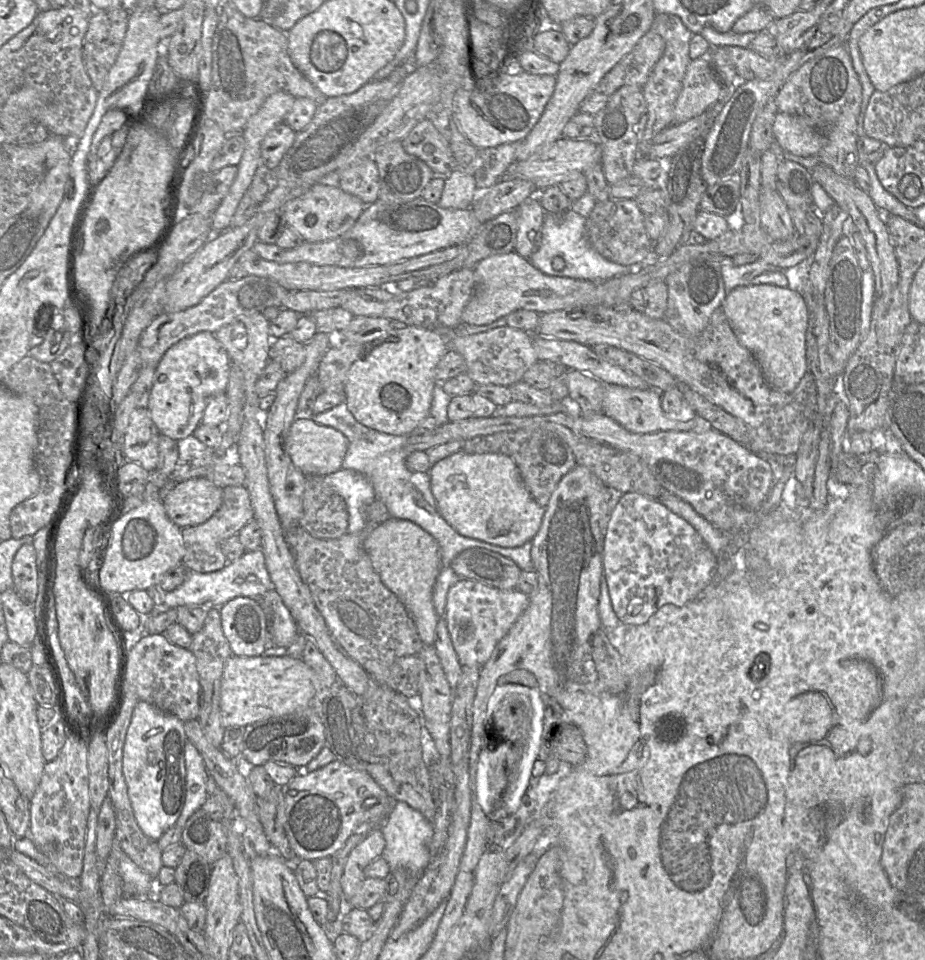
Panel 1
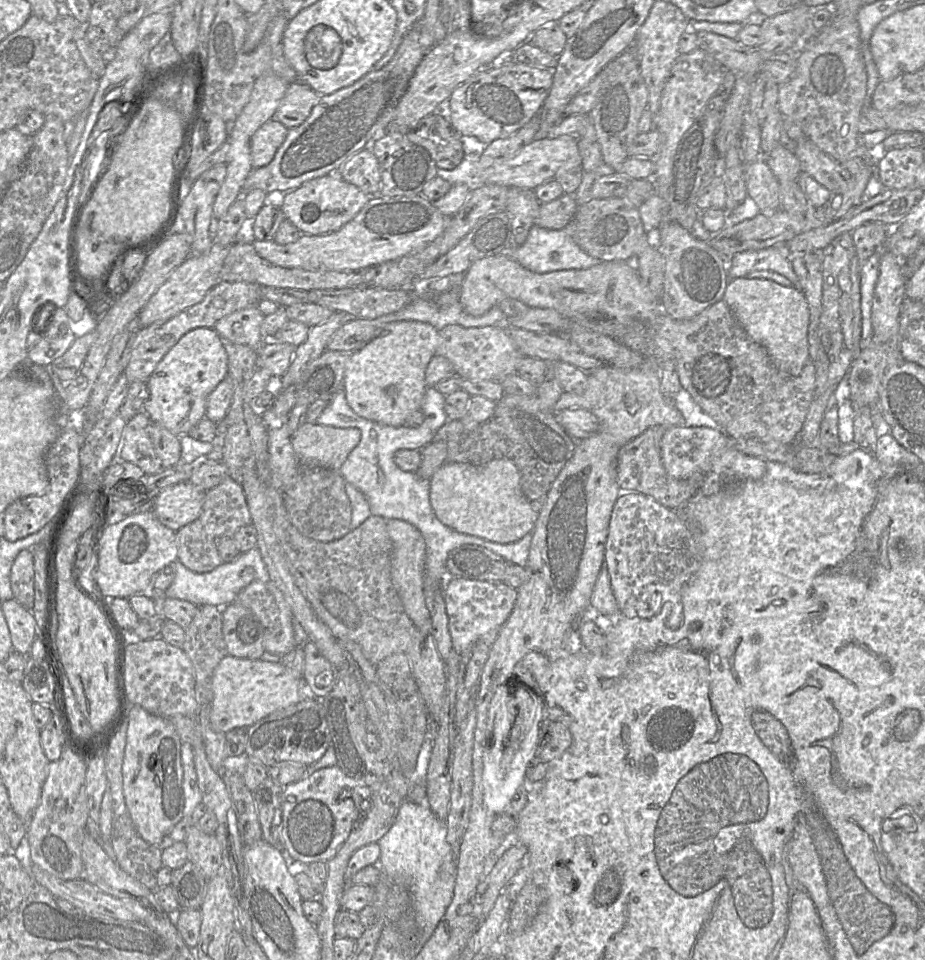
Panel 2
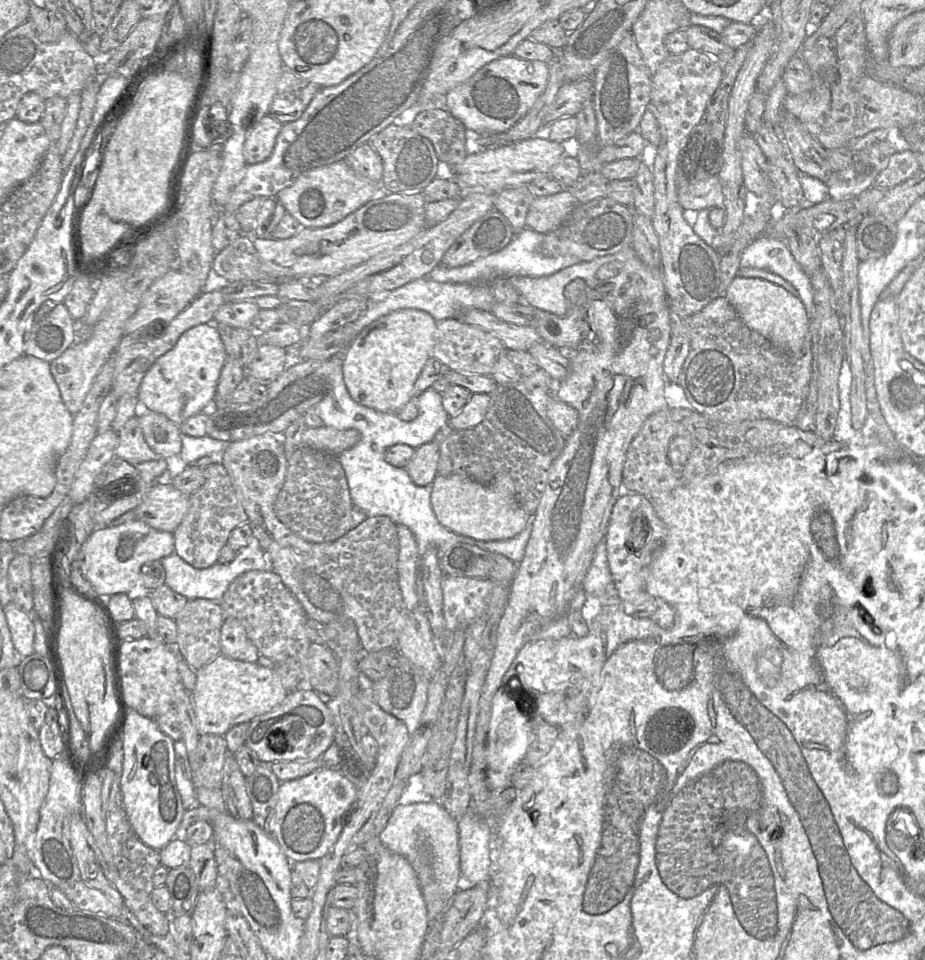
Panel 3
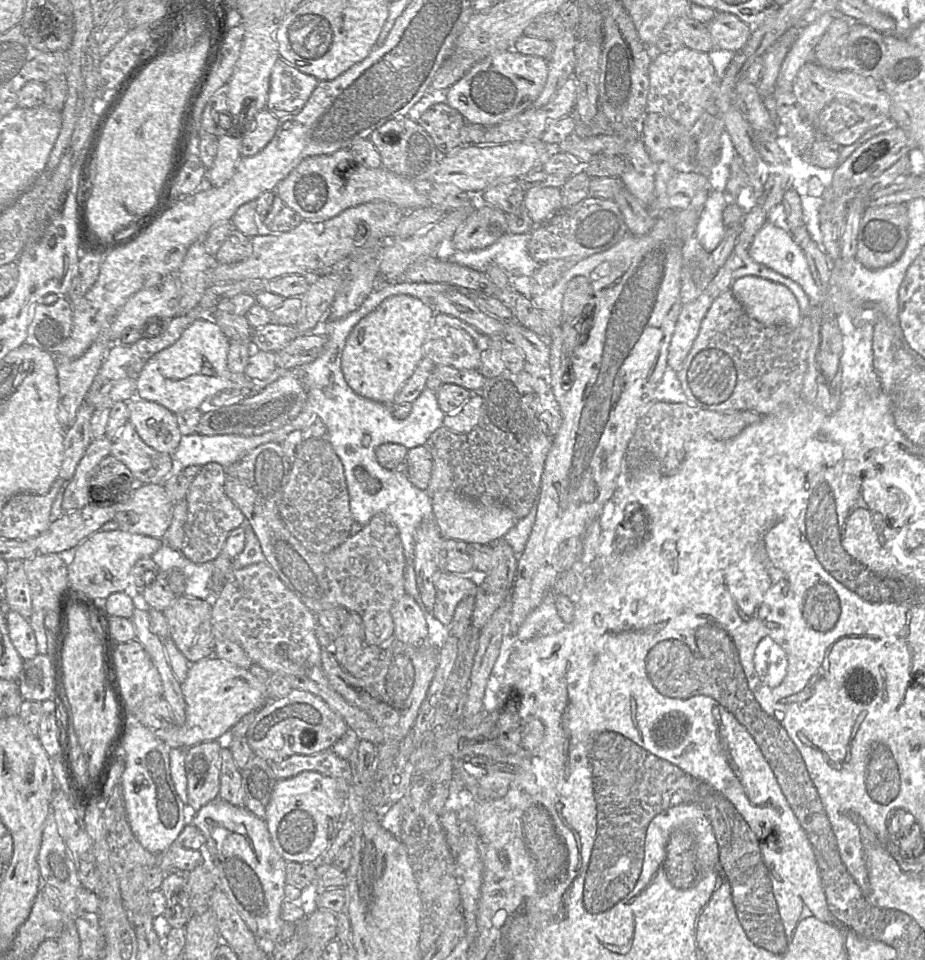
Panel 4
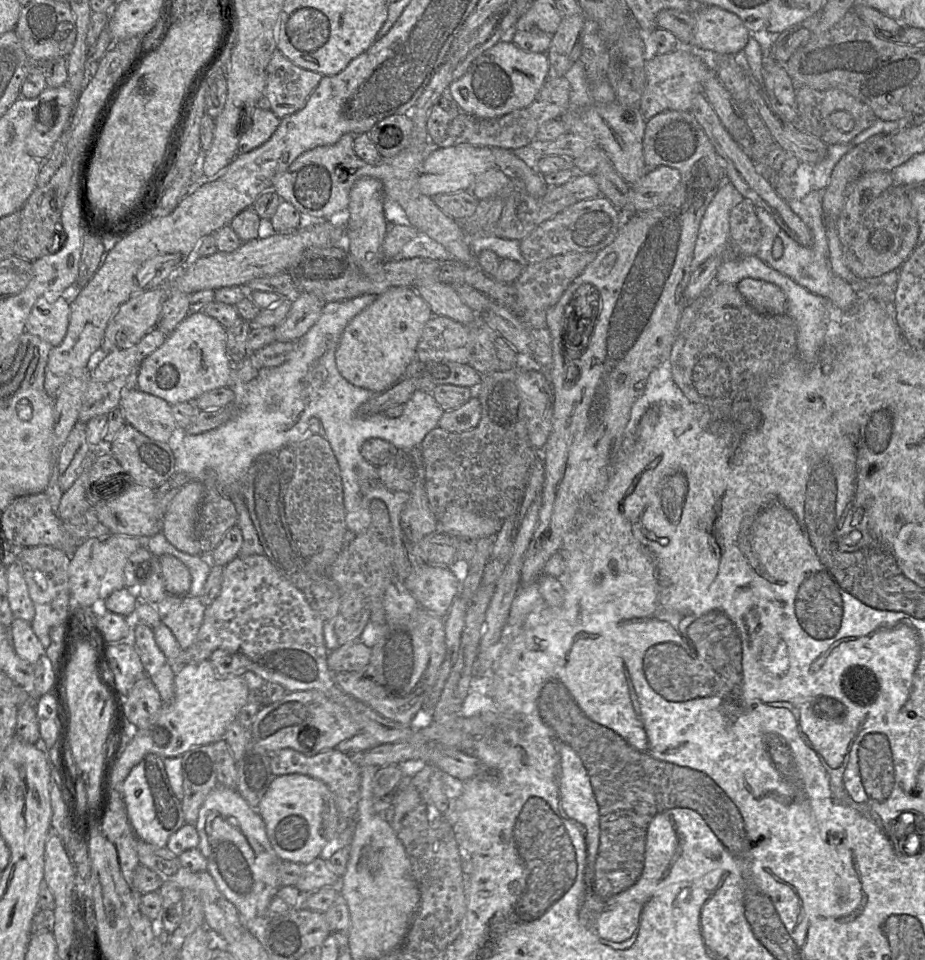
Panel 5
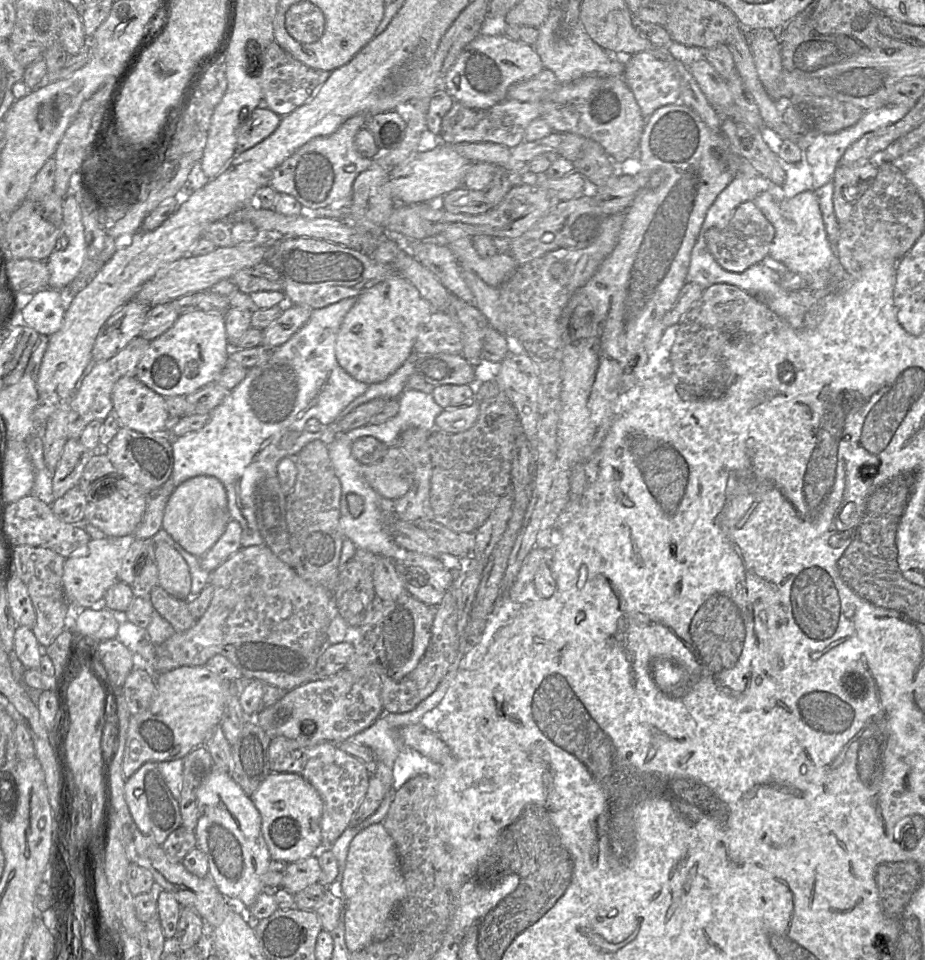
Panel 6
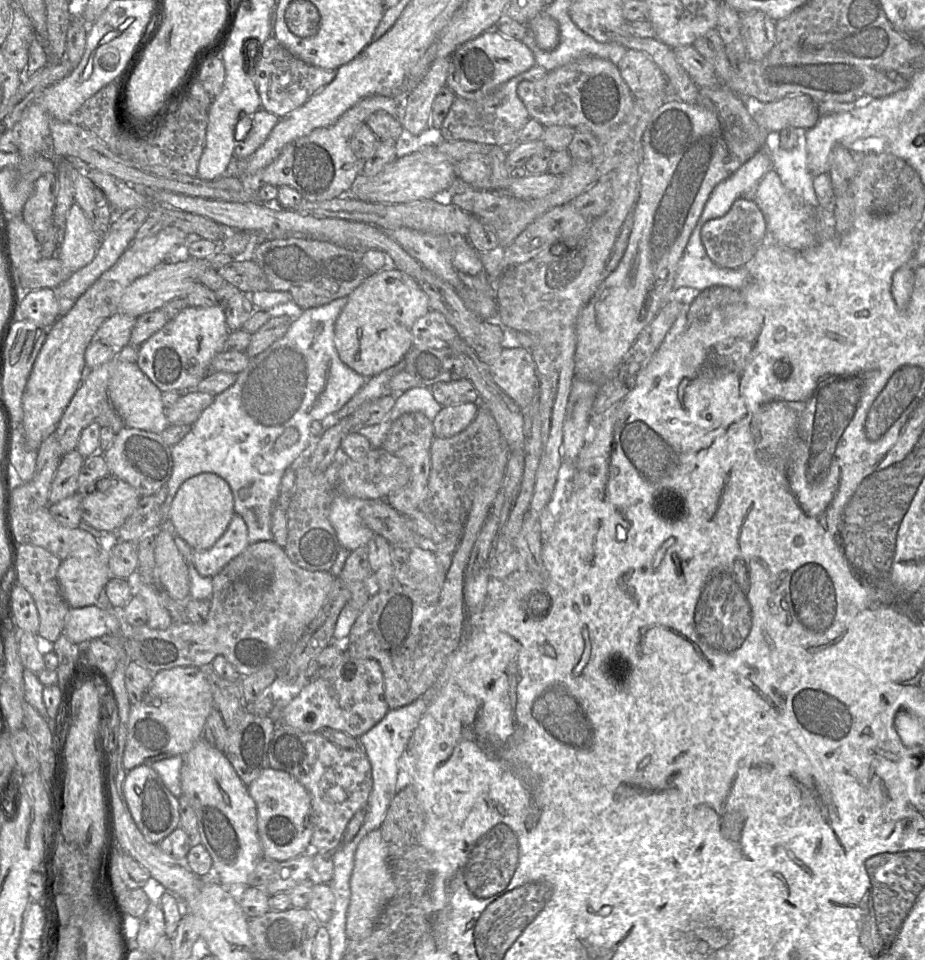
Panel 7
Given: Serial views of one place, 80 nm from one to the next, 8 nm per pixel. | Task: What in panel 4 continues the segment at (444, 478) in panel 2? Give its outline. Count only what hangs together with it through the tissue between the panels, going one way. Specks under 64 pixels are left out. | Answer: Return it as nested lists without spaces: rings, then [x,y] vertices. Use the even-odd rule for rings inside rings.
[[[440,491],[431,497],[434,518],[442,537],[466,543],[493,543],[502,537],[519,519],[507,507],[480,503],[453,491]]]

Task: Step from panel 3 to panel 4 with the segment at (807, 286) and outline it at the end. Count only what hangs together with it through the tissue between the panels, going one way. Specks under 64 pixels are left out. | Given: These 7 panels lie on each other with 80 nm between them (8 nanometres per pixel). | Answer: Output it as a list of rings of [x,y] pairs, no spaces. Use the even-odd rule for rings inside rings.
[[[767,220],[754,237],[748,249],[748,254],[757,263],[762,264],[799,284],[808,296],[812,306],[820,305],[823,299],[823,293],[813,279],[803,249],[794,241],[788,231],[785,231]]]

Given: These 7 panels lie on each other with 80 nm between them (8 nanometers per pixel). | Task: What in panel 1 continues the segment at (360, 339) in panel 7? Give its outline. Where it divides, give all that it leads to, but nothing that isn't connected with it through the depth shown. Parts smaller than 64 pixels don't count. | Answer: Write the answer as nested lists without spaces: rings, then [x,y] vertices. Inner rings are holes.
[[[406,326],[396,327],[386,337],[365,346],[366,354],[352,364],[343,385],[348,410],[358,422],[371,429],[392,435],[410,435],[430,414],[433,389],[437,384],[436,367],[449,350],[447,338],[432,329]]]

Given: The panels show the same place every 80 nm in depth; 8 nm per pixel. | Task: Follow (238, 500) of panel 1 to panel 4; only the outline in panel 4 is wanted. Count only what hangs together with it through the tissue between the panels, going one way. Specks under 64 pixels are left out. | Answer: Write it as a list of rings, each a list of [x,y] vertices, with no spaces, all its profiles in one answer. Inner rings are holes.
[[[211,462],[202,466],[186,494],[188,512],[184,525],[184,543],[180,551],[195,564],[213,561],[221,553],[230,532],[245,524],[244,514],[226,495],[224,485],[224,467]]]

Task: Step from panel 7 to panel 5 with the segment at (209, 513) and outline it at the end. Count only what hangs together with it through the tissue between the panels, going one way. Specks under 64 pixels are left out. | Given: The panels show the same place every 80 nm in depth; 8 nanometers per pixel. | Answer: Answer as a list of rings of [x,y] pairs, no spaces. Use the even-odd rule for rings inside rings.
[[[190,481],[172,499],[161,521],[161,531],[167,541],[177,550],[192,556],[201,555],[196,523],[203,497],[203,484]]]

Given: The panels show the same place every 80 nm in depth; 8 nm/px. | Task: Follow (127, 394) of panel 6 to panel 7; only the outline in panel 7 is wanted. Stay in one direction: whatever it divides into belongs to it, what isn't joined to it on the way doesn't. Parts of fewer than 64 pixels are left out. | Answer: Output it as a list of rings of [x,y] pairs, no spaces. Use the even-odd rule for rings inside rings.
[[[121,362],[113,370],[108,382],[108,396],[126,427],[160,433],[167,419],[160,389],[141,371],[137,363]]]

